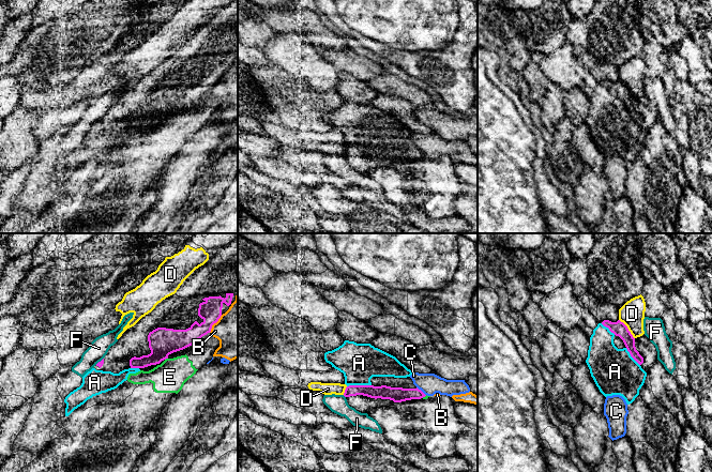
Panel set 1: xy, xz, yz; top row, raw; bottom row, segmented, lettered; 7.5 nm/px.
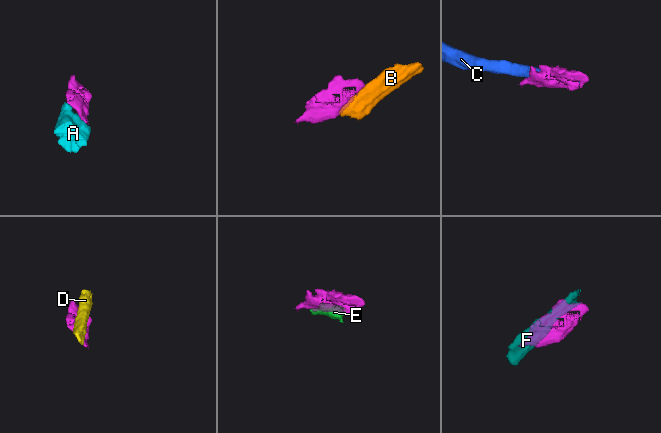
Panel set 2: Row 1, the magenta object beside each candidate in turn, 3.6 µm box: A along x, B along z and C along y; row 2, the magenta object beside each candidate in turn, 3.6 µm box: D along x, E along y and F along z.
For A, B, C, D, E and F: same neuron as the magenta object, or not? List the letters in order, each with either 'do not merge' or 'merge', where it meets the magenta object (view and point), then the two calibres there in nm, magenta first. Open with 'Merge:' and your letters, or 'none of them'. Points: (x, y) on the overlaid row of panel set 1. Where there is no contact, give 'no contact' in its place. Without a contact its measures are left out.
Merge: A
A: merge; meets magenta in xz at (359, 385); 110 nm thick on the magenta side, 280 nm on the other
B: do not merge; meets magenta in xy at (214, 322); 160 nm thick on the magenta side, 320 nm on the other
C: do not merge; meets magenta in xz at (421, 391); 110 nm thick on the magenta side, 160 nm on the other
D: do not merge; meets magenta in yz at (627, 329); 110 nm thick on the magenta side, 190 nm on the other
E: do not merge; meets magenta in xy at (166, 358); 220 nm thick on the magenta side, 240 nm on the other
F: do not merge; meets magenta in xy at (99, 362); 50 nm thick on the magenta side, 140 nm on the other

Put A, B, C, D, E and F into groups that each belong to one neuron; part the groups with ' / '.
A / B C / D / E / F

